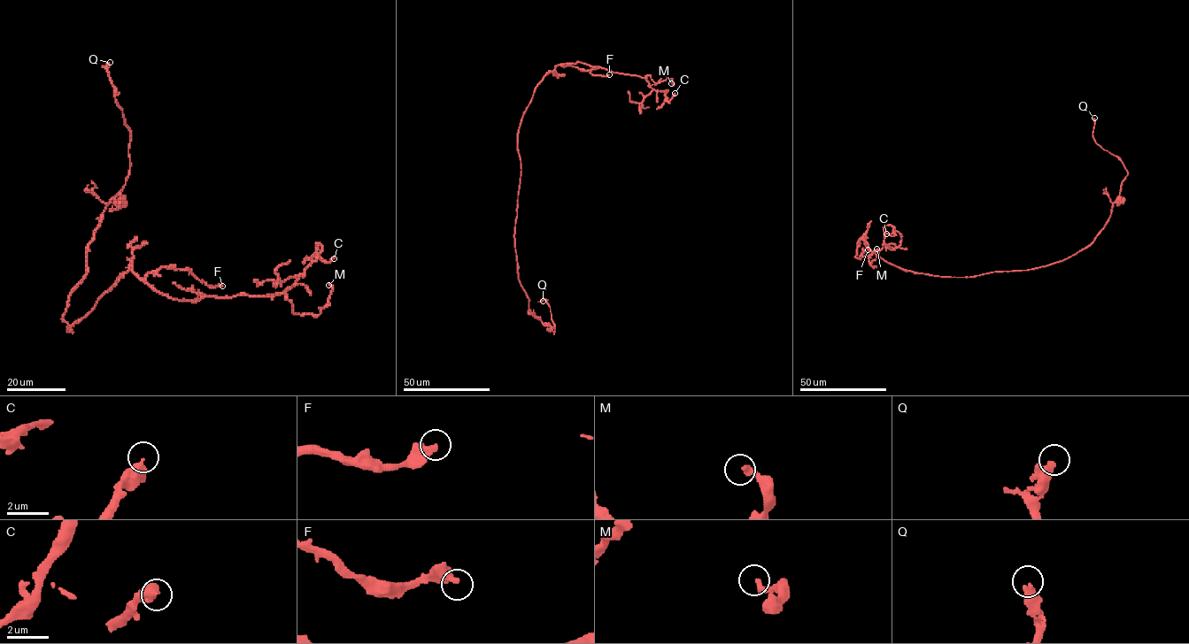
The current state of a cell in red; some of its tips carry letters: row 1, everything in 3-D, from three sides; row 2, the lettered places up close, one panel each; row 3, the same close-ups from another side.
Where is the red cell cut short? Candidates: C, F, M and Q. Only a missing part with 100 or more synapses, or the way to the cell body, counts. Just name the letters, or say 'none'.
Q

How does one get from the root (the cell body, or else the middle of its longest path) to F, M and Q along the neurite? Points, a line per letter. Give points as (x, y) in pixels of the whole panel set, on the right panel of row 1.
F: (961, 277), (905, 271), (871, 251), (866, 246), (864, 235), (858, 246), (859, 241), (863, 239), (868, 249)
M: (961, 277), (905, 271), (871, 251), (865, 235), (855, 257), (871, 254), (869, 263), (874, 267), (876, 249)
Q: (961, 277), (1047, 266), (1075, 255), (1093, 241), (1109, 217), (1127, 173), (1121, 160), (1096, 143), (1094, 118)

